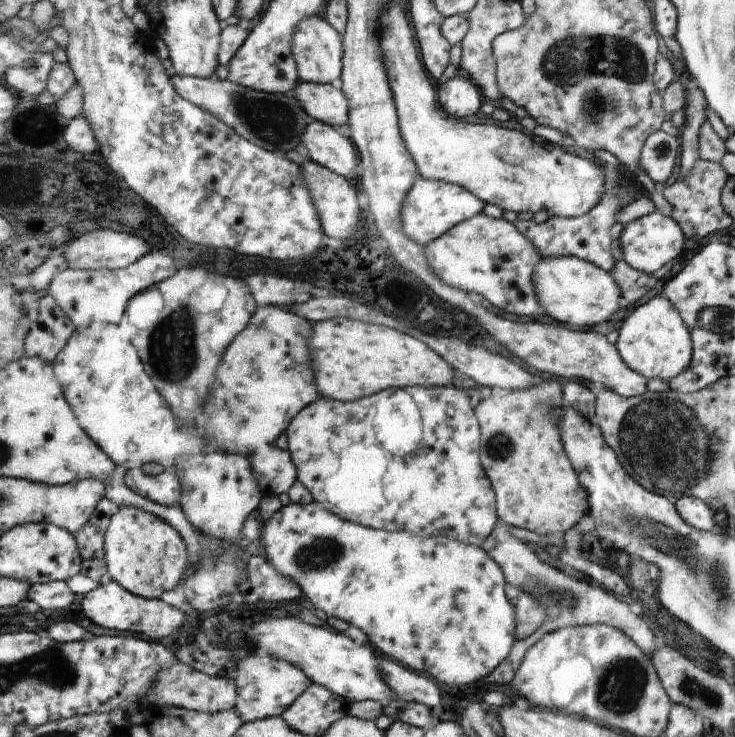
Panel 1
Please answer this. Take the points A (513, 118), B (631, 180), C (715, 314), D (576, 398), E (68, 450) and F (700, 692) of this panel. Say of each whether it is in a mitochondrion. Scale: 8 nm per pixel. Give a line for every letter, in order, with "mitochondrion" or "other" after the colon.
A: other
B: other
C: mitochondrion
D: other
E: other
F: mitochondrion

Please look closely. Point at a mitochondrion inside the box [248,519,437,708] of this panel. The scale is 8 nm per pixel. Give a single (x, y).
(320, 554)

